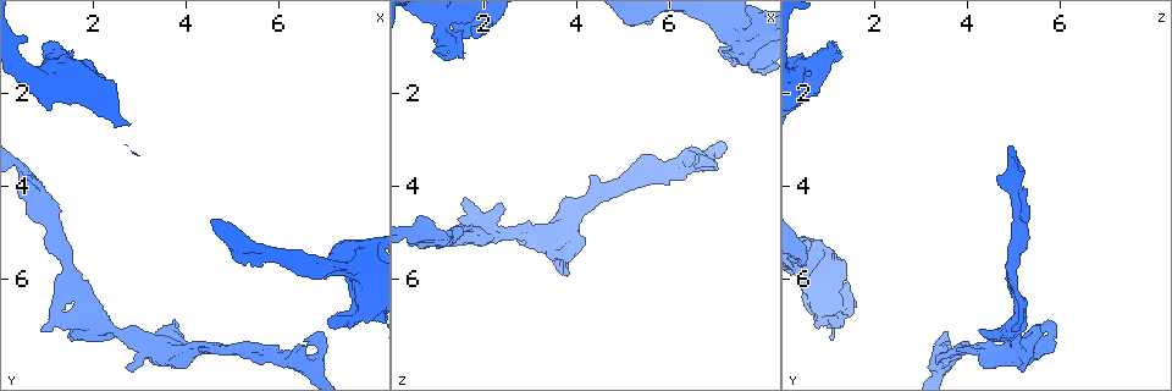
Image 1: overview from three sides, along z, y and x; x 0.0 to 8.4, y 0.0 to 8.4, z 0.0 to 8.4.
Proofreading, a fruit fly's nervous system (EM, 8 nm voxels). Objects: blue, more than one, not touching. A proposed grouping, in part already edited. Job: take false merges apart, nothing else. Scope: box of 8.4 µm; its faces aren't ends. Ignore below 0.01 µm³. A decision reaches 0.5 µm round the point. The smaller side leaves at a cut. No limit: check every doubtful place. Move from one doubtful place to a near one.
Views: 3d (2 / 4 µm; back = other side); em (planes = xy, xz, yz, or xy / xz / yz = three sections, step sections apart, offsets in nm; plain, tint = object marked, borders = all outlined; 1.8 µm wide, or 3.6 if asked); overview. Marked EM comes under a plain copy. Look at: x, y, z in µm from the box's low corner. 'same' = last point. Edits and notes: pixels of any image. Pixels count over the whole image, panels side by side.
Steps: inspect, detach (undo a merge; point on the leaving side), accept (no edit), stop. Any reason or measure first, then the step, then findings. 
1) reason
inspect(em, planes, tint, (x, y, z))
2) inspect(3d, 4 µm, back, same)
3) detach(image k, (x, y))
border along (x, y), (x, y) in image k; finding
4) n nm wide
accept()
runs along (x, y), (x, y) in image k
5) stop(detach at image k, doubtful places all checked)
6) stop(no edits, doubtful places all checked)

thick turns thin
inspect(3d, 4 µm, back, (7.80, 6.55, 1.20))

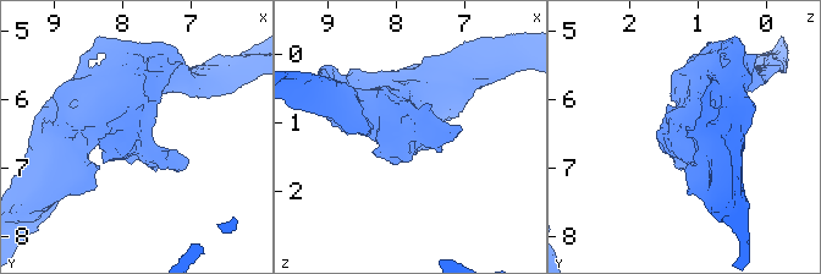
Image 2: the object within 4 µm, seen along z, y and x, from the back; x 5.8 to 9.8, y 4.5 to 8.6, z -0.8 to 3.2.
inspect(em, 3.6 µm, yz, step 8, tint, (7.80, 6.60, 1.20))

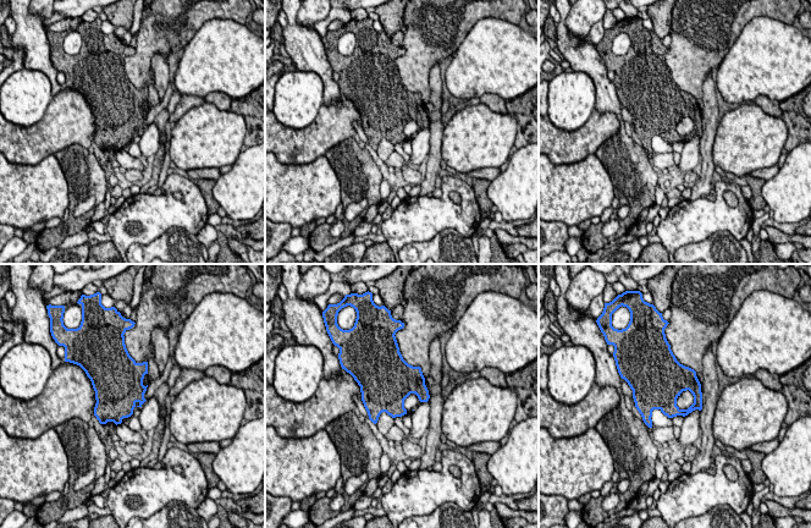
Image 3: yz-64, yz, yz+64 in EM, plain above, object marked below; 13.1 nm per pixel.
another direction
inspect(em, 3.6 µm, planes, tint, same)

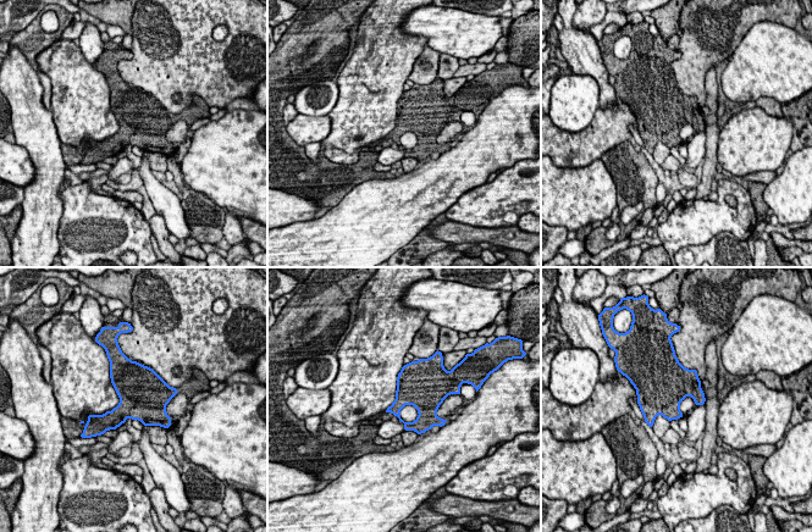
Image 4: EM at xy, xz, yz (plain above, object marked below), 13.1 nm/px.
accept()
all the same neuron

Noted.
sharp bend
inspect(em, 3.6 µm, xy, step 8, tint, (7.65, 5.65, 0.85))

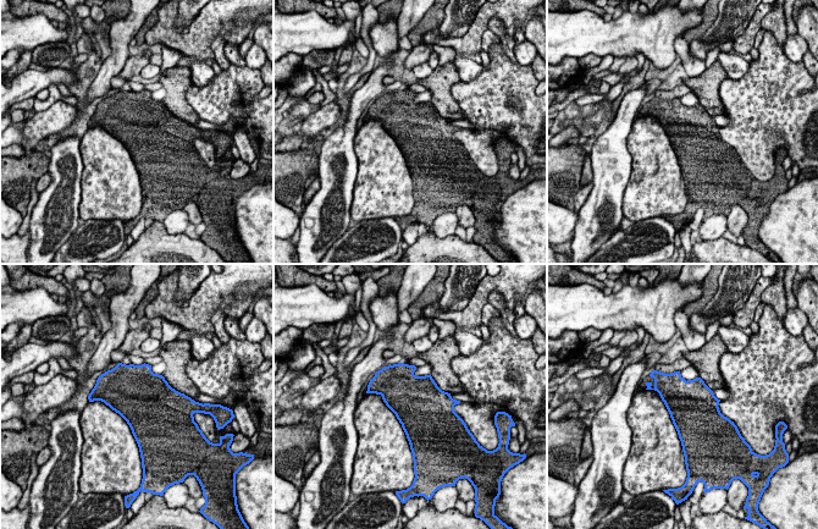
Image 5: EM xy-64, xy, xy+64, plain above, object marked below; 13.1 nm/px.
inspect(em, 3.6 µm, planes, tint, same)

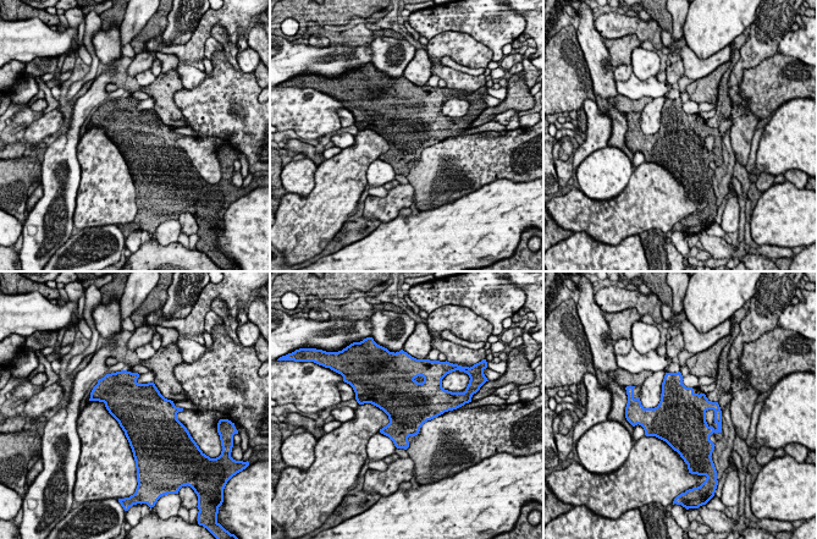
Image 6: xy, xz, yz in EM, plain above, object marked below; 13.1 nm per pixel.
700 nm wide
accept()
one neuron here

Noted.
a narrow waist
inspect(3d, 4 µm, (2.20, 6.90, 5.05))

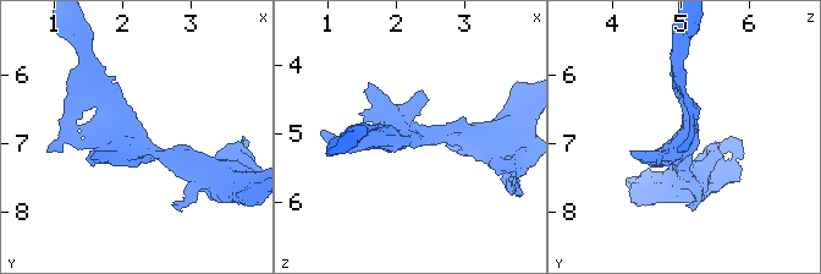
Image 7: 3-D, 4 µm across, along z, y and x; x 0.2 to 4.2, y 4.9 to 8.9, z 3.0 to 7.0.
inspect(em, planes, borders, (2.15, 6.90, 5.15))

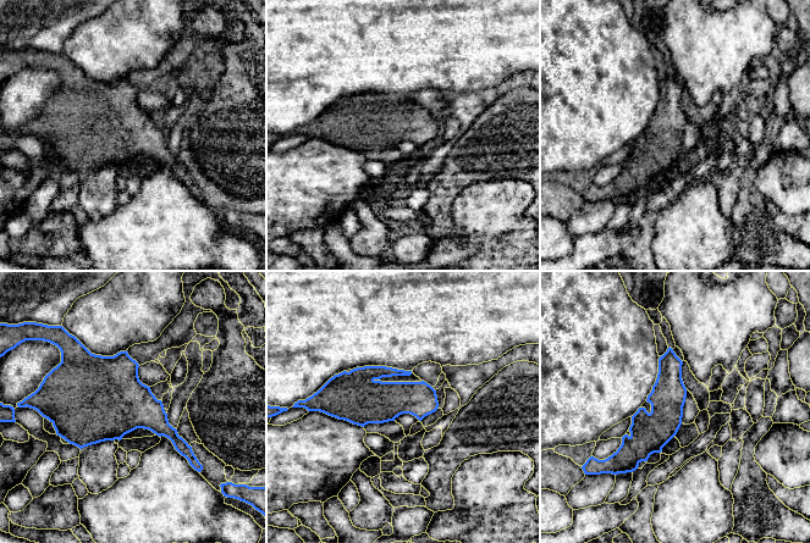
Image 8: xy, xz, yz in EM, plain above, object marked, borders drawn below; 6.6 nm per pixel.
accept()
runs along (670, 352), (667, 409), (621, 454) in image 8; continuous, no second neuron

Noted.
stop(no edits, doubtful places all checked)

